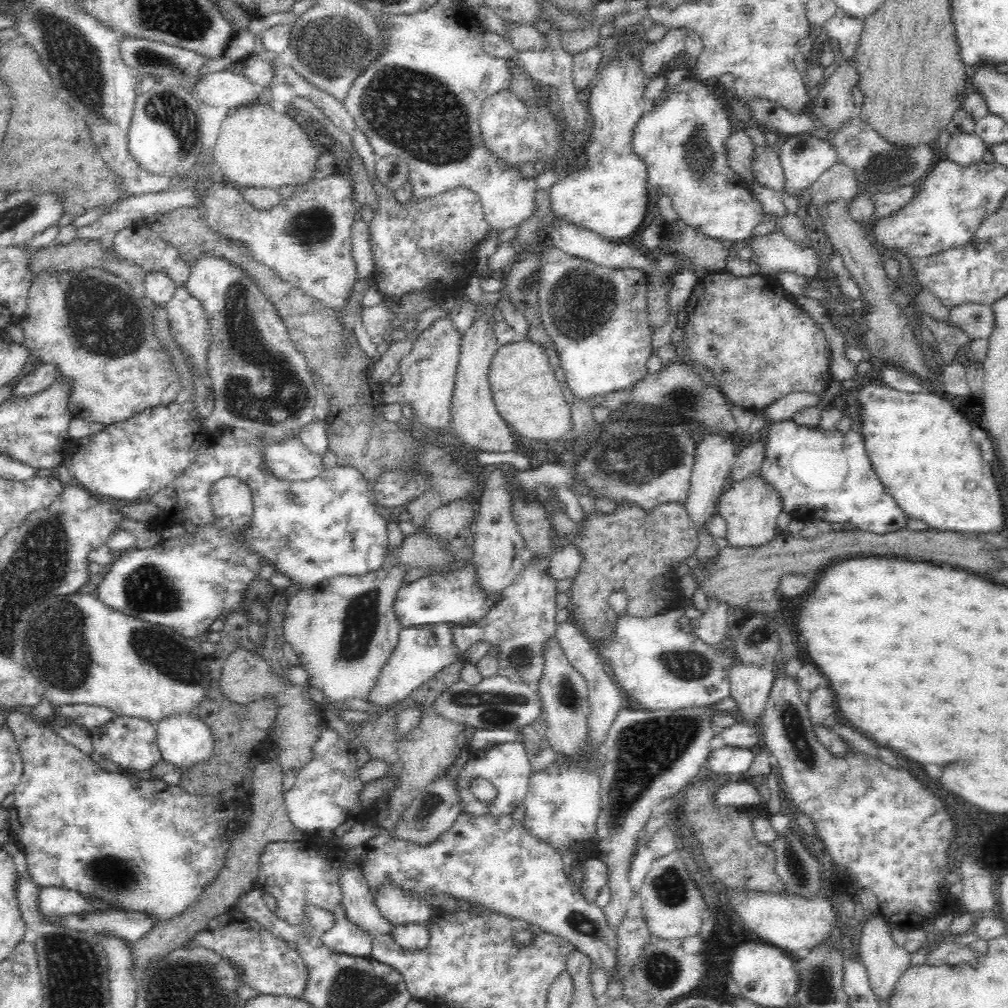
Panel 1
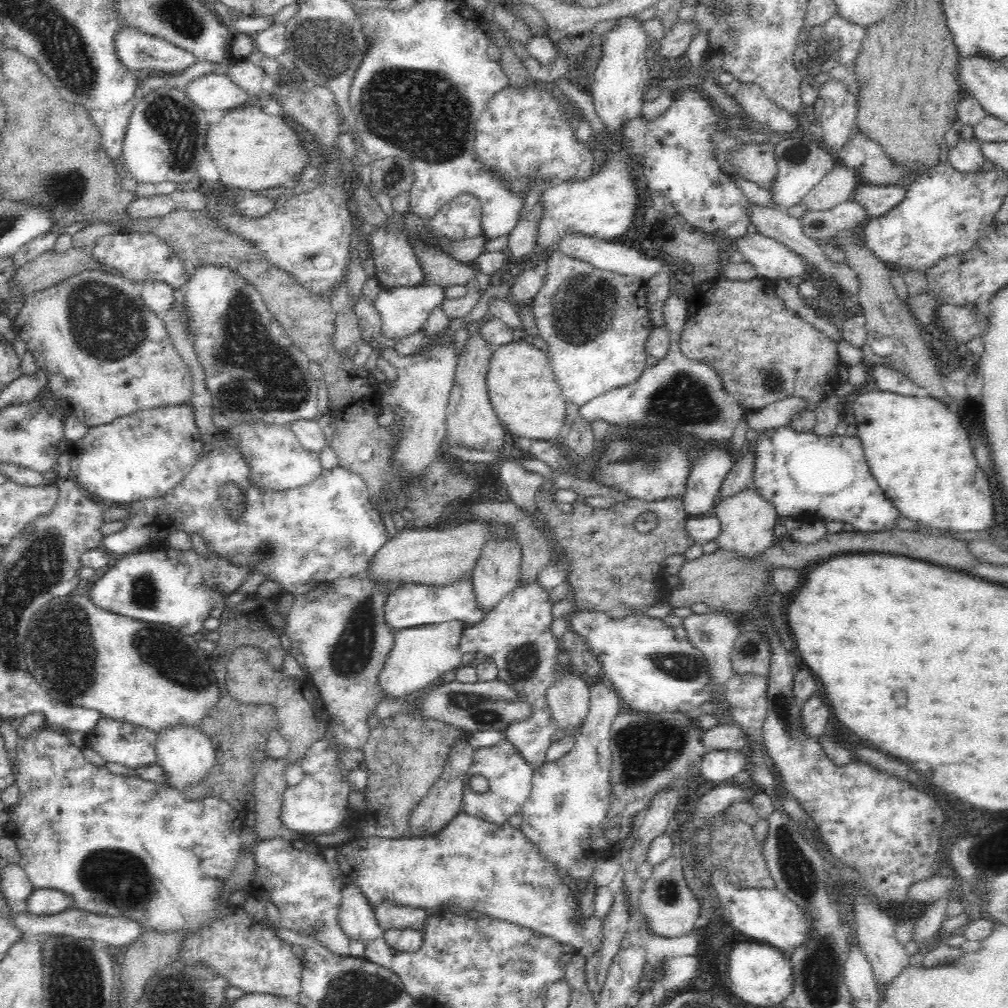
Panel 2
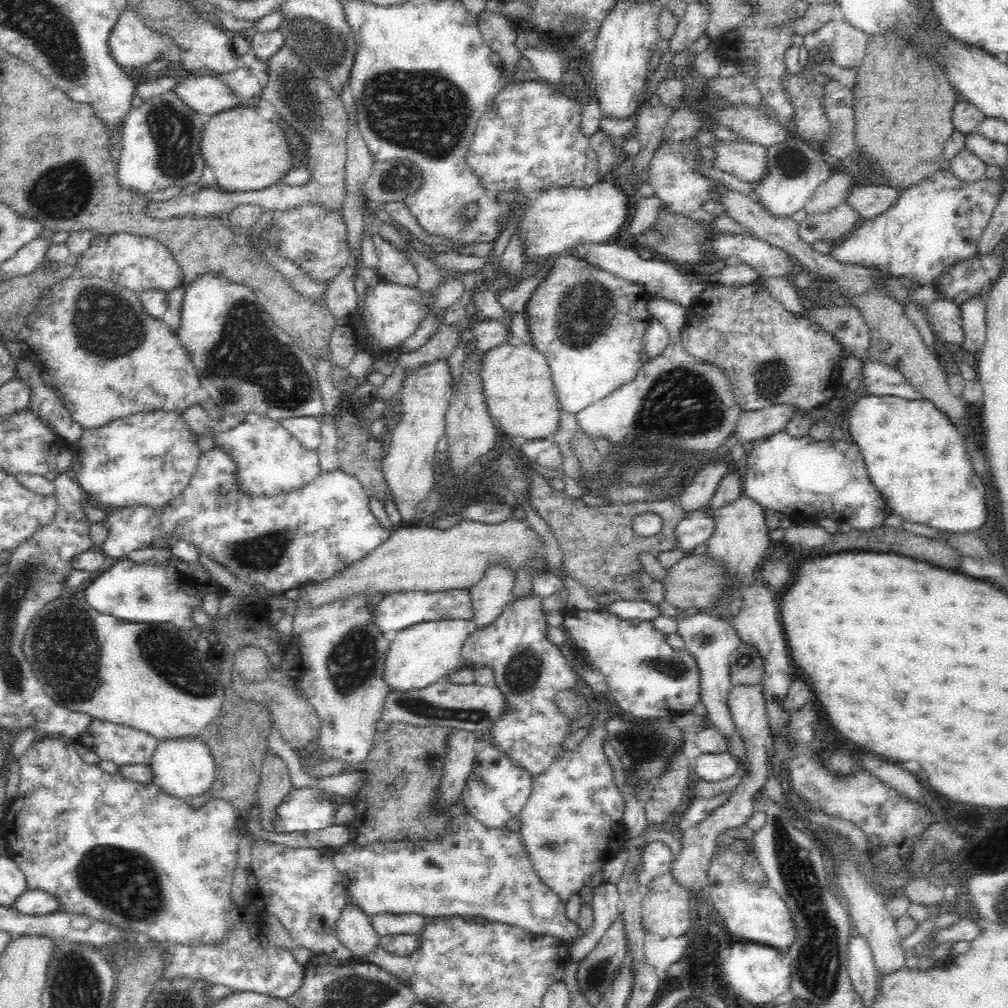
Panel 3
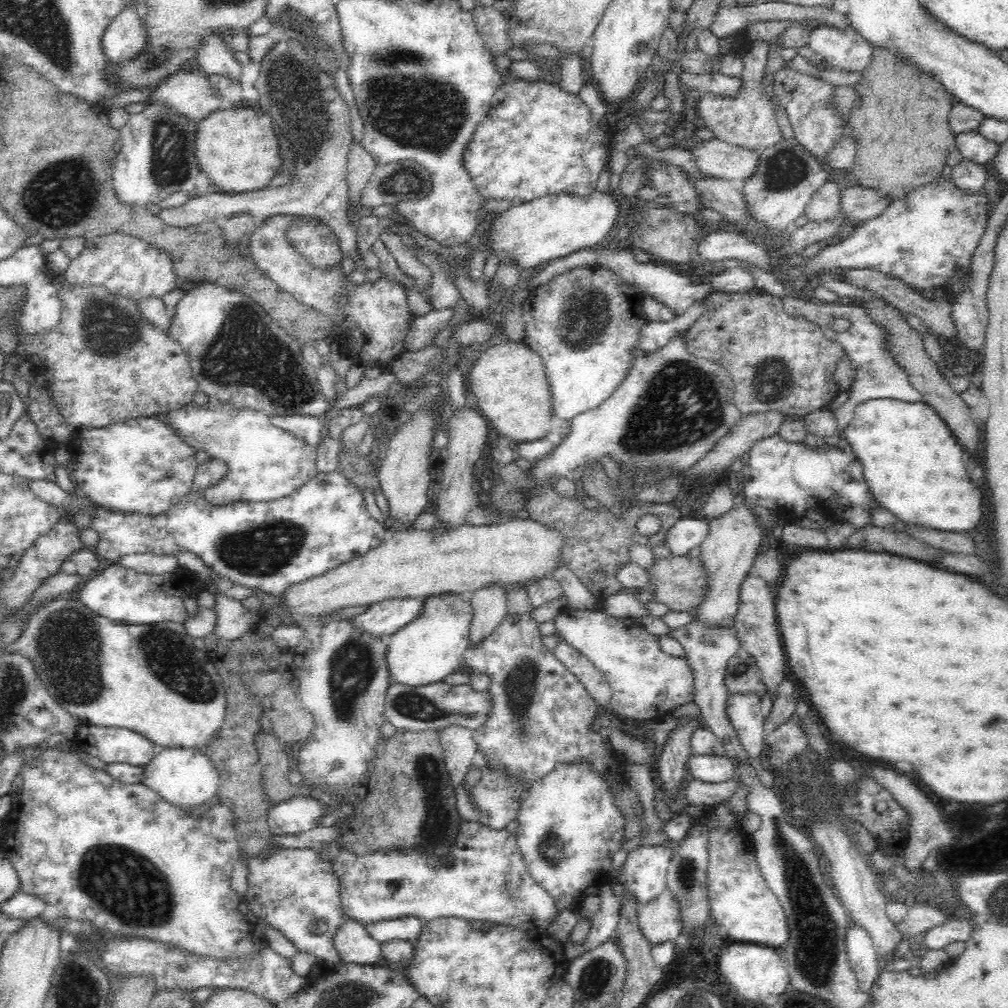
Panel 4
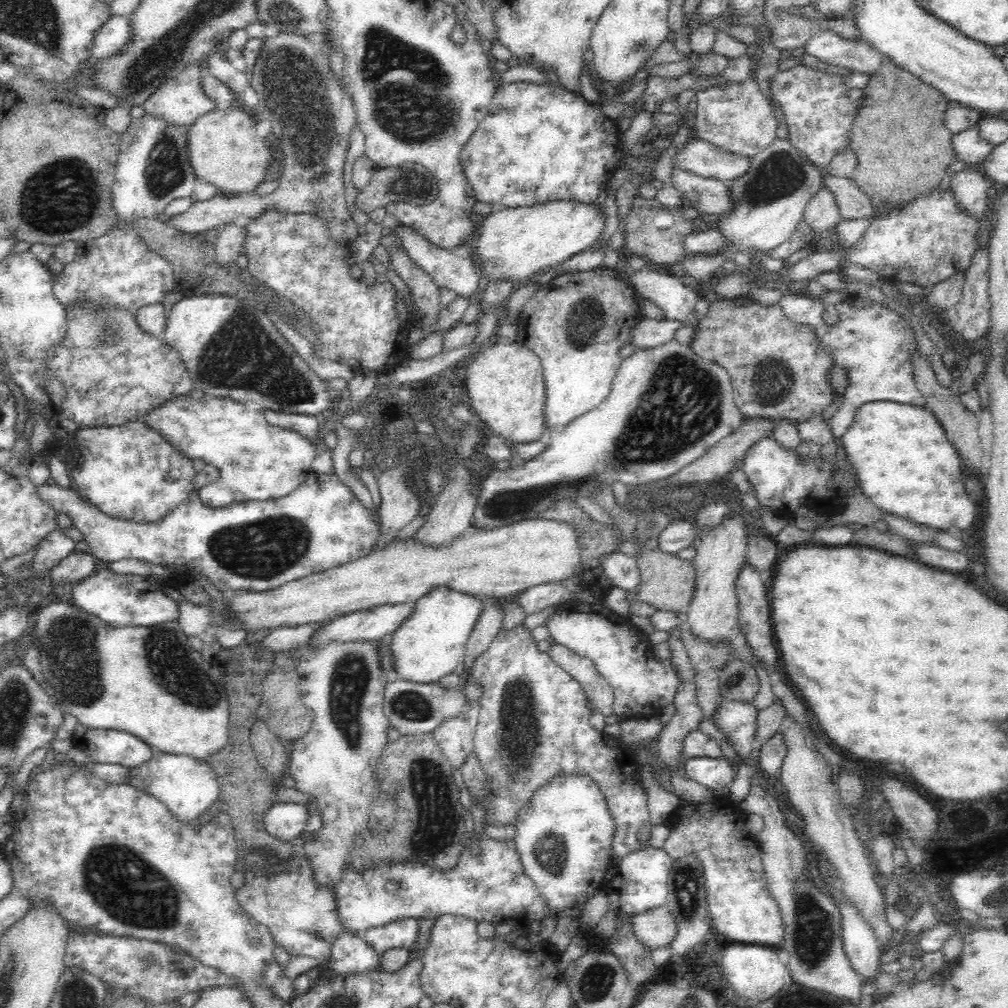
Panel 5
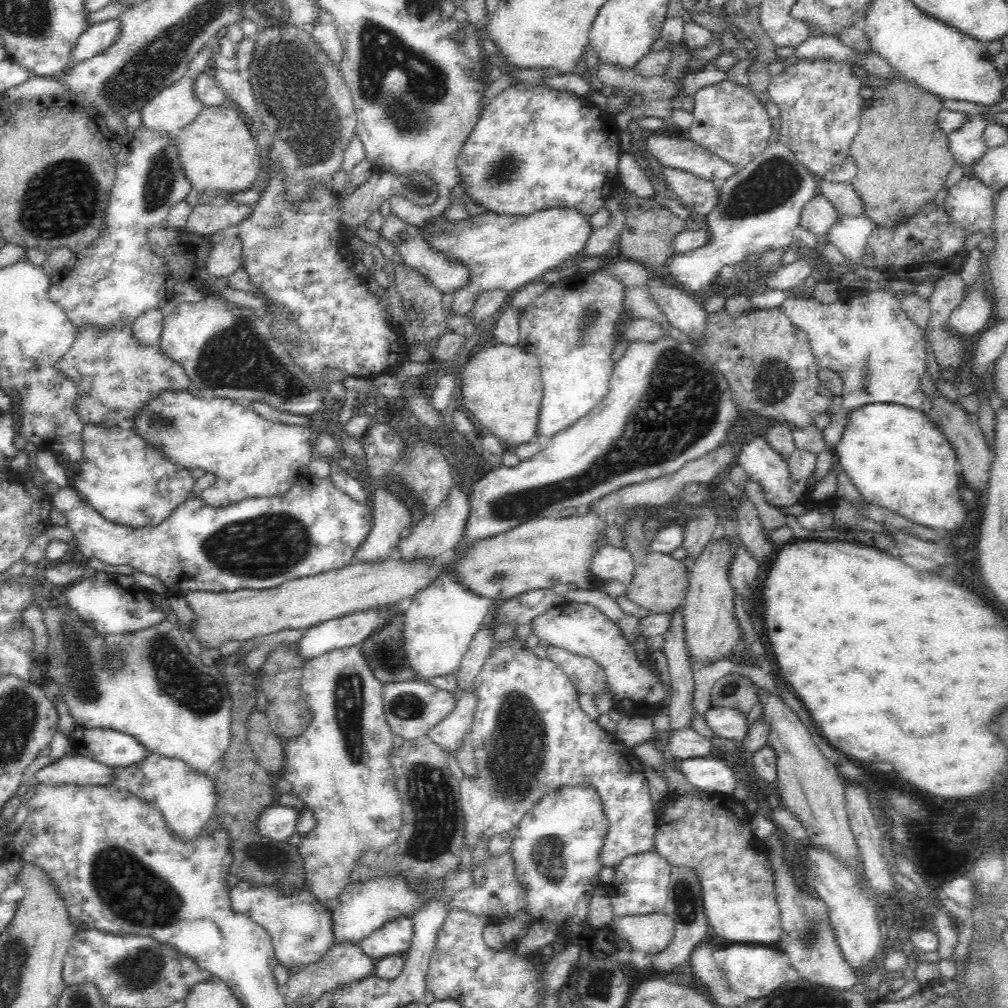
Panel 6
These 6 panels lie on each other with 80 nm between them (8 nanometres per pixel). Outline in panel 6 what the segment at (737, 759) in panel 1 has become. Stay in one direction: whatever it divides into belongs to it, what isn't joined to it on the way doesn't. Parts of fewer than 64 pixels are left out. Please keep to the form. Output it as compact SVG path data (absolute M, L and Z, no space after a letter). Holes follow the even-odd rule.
M697 757L679 760L679 763L686 779L703 791L728 794L735 785L735 774L724 760Z

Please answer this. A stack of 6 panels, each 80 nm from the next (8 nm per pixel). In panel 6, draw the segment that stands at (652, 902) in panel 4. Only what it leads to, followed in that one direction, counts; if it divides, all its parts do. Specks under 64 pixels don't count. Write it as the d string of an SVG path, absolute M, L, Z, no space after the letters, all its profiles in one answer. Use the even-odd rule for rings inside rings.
M666 911L613 917L608 928L634 945L634 950L660 953L674 938L674 919Z

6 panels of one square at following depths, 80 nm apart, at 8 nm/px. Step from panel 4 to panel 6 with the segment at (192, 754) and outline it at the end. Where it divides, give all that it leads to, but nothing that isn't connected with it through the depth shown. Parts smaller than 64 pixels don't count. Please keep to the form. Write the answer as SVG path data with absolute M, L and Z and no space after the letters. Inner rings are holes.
M150 753L142 763L130 767L115 768L116 780L110 785L130 789L146 800L154 801L164 813L169 828L179 838L194 838L204 830L208 817L215 807L216 783L210 772L195 770L189 762Z

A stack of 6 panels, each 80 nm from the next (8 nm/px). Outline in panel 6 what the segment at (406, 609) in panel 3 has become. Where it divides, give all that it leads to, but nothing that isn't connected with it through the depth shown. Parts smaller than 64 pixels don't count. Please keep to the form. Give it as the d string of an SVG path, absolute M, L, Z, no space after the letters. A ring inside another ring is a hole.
M392 607L369 608L365 611L353 612L340 618L326 620L326 622L309 627L297 645L298 649L300 649L300 657L302 657L302 660L306 660L308 657L318 656L320 653L328 652L333 648L360 645L366 638L370 638L372 634L376 634L378 630L386 628L388 624L392 624L396 612L398 612L398 609L394 611Z

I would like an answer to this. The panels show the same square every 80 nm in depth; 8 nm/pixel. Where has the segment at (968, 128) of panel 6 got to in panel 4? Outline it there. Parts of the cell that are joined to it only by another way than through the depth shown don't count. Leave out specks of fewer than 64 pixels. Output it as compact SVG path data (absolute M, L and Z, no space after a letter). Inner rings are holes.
M970 131L958 134L955 137L955 146L966 159L978 161L980 164L993 164L1001 144L988 140L976 131Z

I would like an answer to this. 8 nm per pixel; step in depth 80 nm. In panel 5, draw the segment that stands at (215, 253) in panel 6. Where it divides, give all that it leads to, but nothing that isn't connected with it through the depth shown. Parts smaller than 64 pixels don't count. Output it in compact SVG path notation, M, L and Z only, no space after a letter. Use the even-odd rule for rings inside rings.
M242 219L239 222L230 222L230 224L223 225L219 229L216 262L223 265L237 260L240 252L244 249L248 224L250 224L250 220Z

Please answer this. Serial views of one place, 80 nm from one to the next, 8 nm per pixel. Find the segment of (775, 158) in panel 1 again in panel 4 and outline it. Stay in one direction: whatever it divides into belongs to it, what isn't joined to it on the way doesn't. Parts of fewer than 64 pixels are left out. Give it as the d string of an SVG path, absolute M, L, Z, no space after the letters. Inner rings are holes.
M712 138L691 151L693 160L706 174L714 178L748 180L756 174L760 162L760 150L734 145L722 139Z

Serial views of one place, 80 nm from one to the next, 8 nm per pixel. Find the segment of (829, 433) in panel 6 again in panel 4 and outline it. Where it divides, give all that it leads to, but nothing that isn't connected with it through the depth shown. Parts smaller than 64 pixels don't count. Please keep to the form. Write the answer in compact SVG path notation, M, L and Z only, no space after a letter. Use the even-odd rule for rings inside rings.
M788 296L782 298L782 302L786 312L794 316L804 317L810 322L820 325L820 329L822 329L824 335L840 343L844 353L850 357L850 362L854 370L854 381L850 386L850 396L848 400L834 412L836 421L838 421L840 434L852 420L854 409L862 400L891 398L911 403L922 401L922 395L910 384L910 381L907 379L907 374L892 361L892 357L890 357L890 353L888 353L888 349L886 349L885 346L887 340L883 338L883 332L877 327L878 324L874 324L867 318L864 308L851 301L824 303L822 301L798 300ZM834 317L848 319L850 322L849 328L842 332L834 330L830 325Z

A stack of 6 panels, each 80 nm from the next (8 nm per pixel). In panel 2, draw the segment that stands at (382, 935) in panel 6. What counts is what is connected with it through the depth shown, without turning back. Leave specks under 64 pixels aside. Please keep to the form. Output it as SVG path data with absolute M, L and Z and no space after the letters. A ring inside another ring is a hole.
M382 899L376 906L376 919L378 923L389 928L416 928L423 929L426 920L432 916L430 910L416 905L402 905L394 899Z

